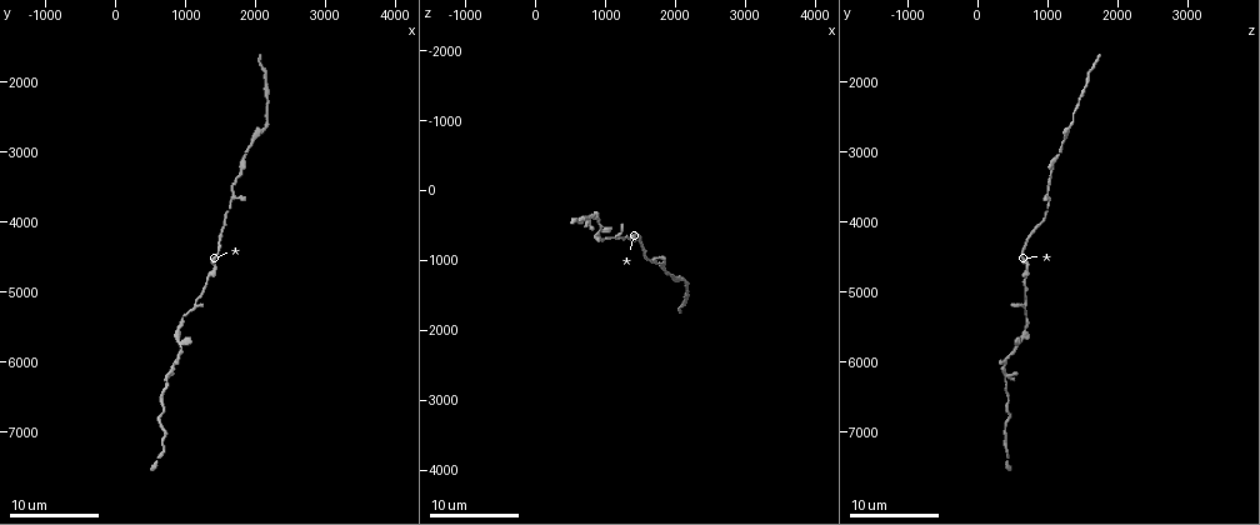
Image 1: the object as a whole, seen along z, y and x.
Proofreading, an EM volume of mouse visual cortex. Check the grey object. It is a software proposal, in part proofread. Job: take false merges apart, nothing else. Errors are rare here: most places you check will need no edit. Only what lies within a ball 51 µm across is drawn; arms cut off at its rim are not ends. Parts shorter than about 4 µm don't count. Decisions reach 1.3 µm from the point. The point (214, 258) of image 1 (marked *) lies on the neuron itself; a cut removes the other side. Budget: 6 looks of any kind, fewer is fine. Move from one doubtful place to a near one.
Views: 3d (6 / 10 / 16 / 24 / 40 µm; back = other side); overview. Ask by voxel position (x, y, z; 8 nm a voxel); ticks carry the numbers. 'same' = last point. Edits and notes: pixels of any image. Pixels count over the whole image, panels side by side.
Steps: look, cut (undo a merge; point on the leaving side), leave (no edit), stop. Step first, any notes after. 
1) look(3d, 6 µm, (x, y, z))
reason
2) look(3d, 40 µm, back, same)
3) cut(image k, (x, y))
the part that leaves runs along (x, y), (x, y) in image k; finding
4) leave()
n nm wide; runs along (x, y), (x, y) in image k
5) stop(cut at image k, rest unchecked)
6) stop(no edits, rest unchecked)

look(3d, 10 µm, (1350, 4850, 700))
sudden change in width

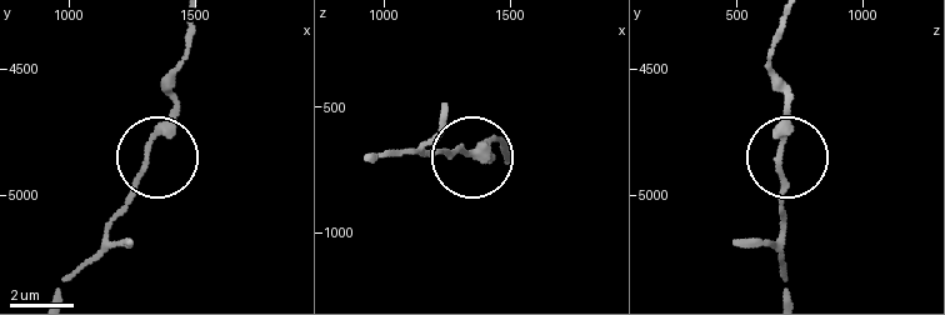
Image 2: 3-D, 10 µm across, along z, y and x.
leave()
runs along (173, 75), (170, 120), (151, 144), (135, 193), (111, 223) in image 2; all the same neuron

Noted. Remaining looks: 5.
look(3d, 10 µm, (750, 6200, 400))
thick turns thin

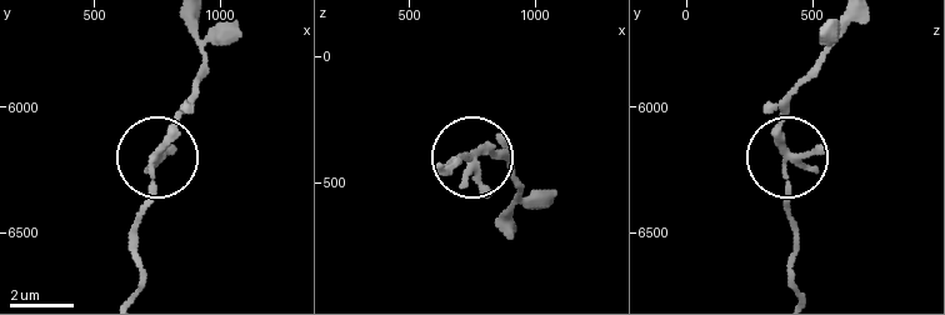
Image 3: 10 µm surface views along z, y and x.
leave()
4 arms; runs along (850, 21), (778, 126), (794, 261) in image 3; all the same neuron

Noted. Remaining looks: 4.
look(3d, 6 µm, (900, 5700, 600))
thick turns thin

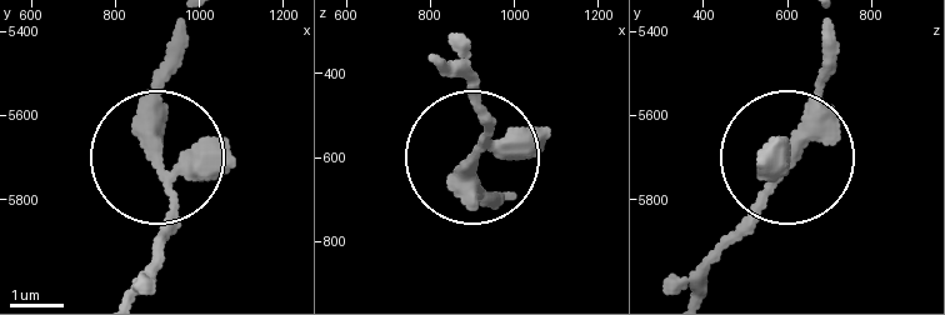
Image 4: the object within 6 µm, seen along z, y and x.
look(3d, 6 µm, back, (895, 5715, 605))
other side

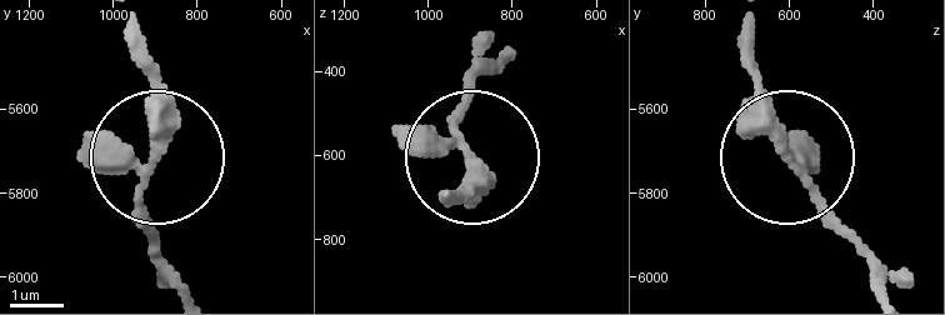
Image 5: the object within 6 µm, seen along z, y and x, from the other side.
leave()
runs along (128, 28), (155, 95), (141, 203), (155, 279) in image 5; one neuron here

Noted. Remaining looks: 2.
stop(no edits, rest unchecked)

